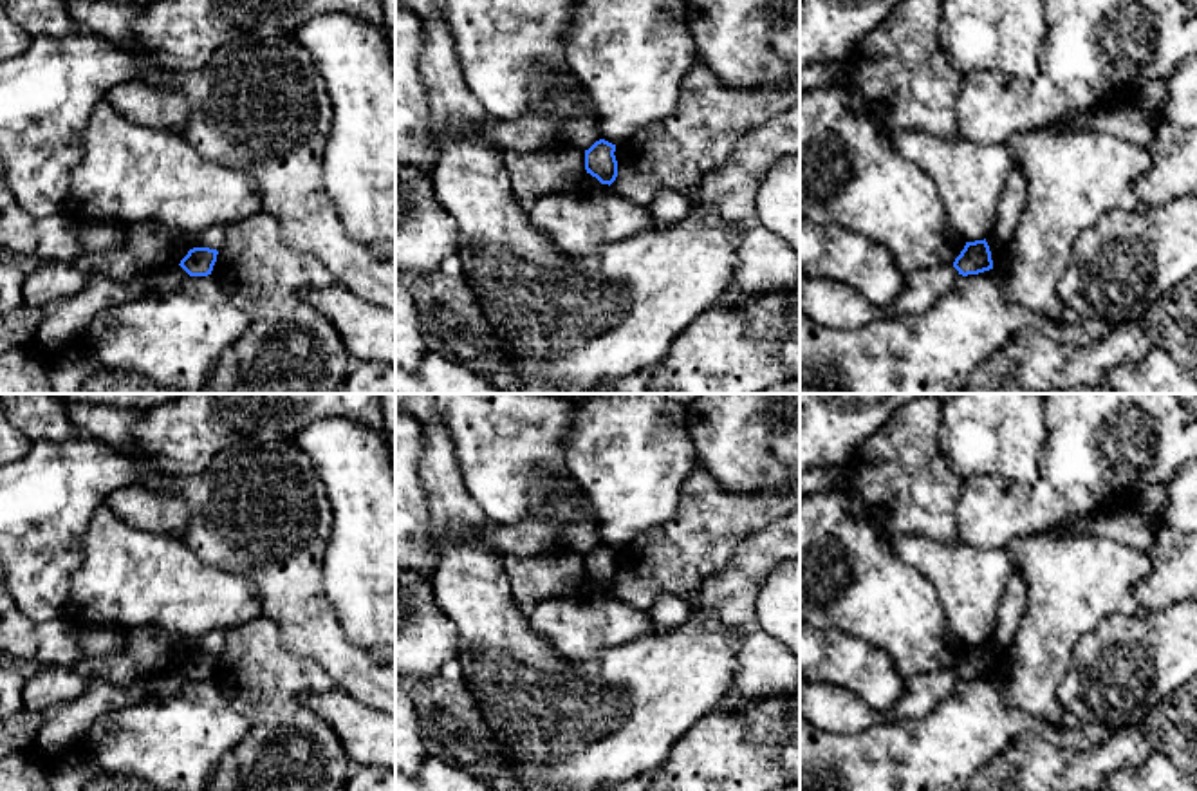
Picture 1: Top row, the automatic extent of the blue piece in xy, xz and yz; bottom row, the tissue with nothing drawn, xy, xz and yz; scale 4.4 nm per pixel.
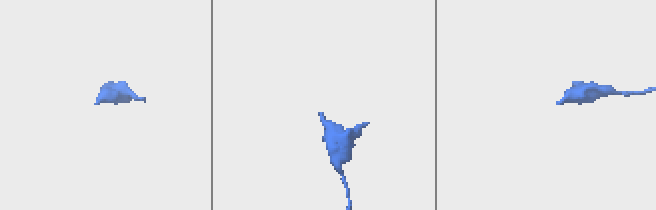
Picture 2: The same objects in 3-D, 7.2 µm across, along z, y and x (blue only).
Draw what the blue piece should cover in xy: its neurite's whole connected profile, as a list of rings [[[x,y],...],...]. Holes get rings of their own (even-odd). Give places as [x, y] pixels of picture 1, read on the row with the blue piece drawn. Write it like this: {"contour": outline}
{"contour": [[[193,247],[188,251],[188,255],[181,260],[181,267],[190,276],[208,276],[213,271],[213,265],[217,262],[217,249],[209,247]]]}

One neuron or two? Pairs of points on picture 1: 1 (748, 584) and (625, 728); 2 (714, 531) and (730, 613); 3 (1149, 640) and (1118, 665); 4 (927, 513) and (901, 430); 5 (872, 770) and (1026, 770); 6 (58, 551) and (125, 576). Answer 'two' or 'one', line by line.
1: two
2: two
3: one
4: one
5: two
6: two

